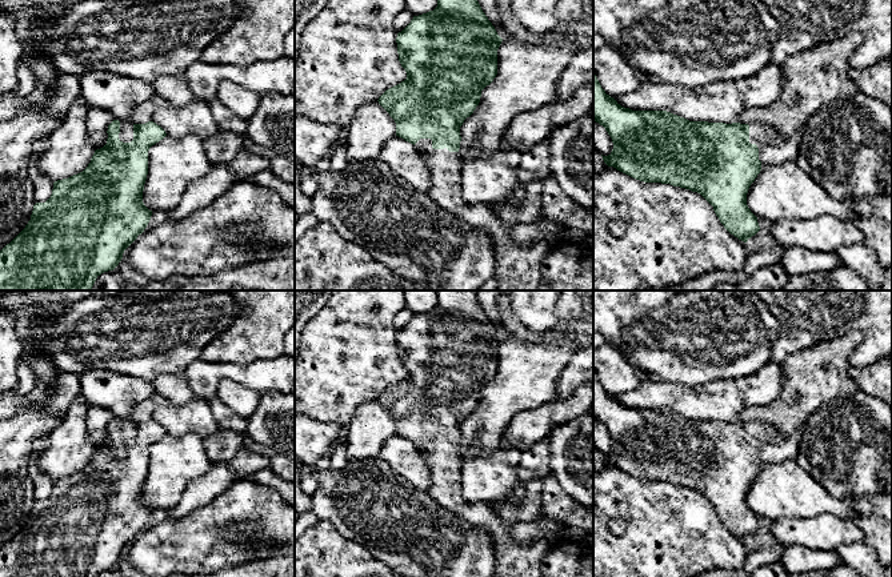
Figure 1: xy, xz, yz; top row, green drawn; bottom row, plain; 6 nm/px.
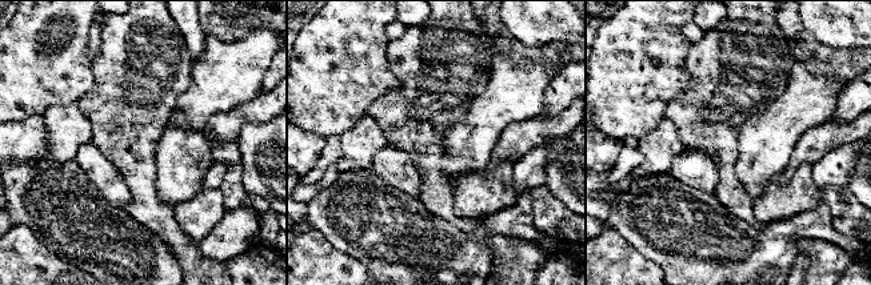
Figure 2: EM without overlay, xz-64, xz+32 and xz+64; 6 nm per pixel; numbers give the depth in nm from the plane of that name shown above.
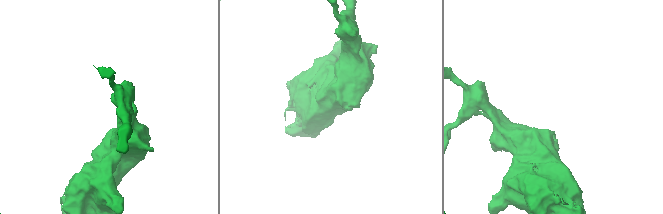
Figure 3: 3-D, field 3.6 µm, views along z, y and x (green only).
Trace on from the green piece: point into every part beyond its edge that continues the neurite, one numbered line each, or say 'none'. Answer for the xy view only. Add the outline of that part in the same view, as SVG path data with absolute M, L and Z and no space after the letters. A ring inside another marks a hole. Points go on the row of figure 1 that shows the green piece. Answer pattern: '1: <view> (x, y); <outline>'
1: xy (126, 135); M120 121L119 139L123 143L131 143L133 140L133 123L132 121Z

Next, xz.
1: xz (516, 268); M420 139L415 144L431 172L432 187L428 195L443 209L464 220L476 229L484 231L495 249L495 279L497 290L536 290L540 283L541 260L553 248L549 243L533 243L528 248L517 245L512 239L511 227L503 224L487 205L468 205L463 200L463 161L459 152L433 149L431 139Z

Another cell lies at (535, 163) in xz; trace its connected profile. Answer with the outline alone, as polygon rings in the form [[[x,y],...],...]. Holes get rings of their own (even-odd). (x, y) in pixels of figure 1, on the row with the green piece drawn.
[[[549,139],[533,145],[521,153],[520,165],[517,168],[517,179],[521,184],[529,184],[535,179],[551,177],[551,151]]]

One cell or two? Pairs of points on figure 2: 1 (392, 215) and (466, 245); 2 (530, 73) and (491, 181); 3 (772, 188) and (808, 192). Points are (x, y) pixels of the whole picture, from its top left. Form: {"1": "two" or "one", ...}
{"1": "one", "2": "two", "3": "one"}

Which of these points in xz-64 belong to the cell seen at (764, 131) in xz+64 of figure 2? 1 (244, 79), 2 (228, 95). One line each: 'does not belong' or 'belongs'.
1: belongs
2: belongs

